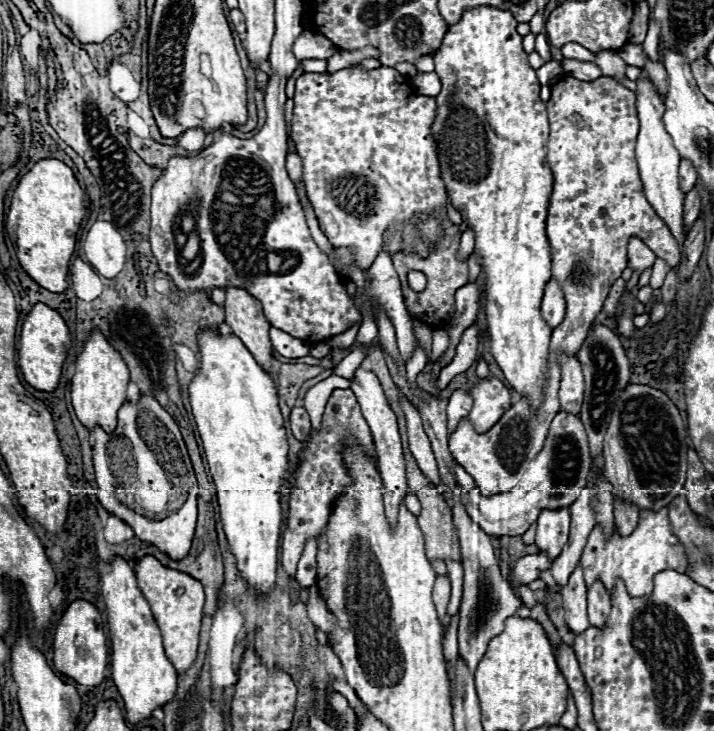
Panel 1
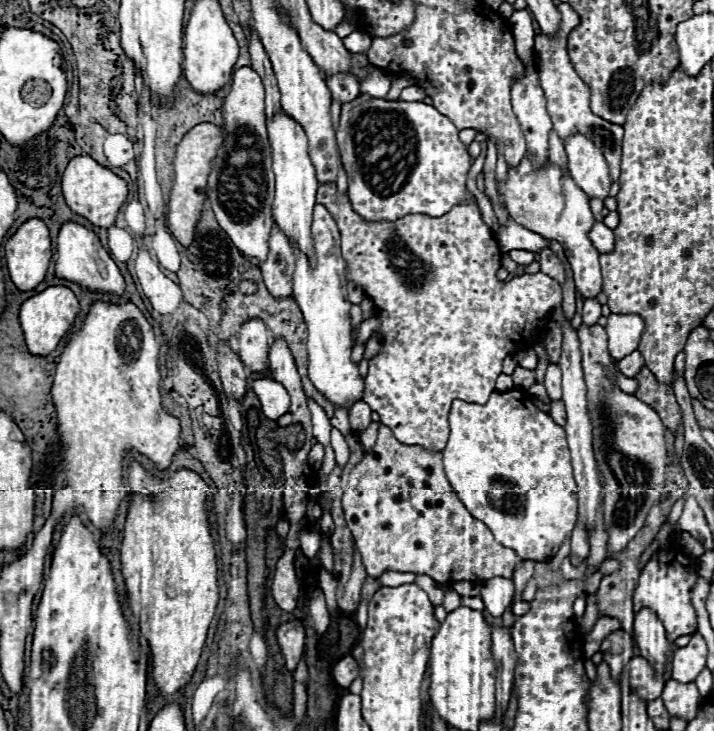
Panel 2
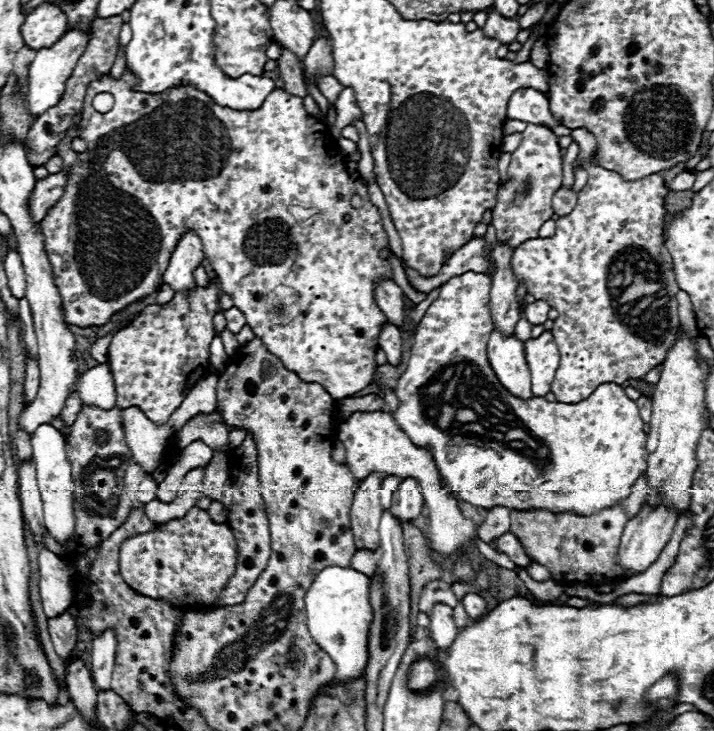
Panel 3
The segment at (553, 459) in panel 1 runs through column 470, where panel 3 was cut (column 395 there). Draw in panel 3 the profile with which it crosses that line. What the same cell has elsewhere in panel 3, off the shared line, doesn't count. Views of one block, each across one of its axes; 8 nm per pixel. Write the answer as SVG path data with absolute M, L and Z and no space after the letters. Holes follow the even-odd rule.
M404 480L398 490L392 494L392 508L390 514L400 522L410 522L420 516L424 506L422 492L414 480Z

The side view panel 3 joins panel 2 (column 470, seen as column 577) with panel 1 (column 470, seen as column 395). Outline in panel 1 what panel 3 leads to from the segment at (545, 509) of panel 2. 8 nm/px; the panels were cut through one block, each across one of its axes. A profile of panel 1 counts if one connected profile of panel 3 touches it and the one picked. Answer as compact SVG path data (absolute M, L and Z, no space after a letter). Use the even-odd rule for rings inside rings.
M496 378L482 380L468 390L474 398L474 406L468 414L468 418L472 420L472 424L476 426L478 432L490 430L500 420L500 416L512 406L510 388L506 388Z

